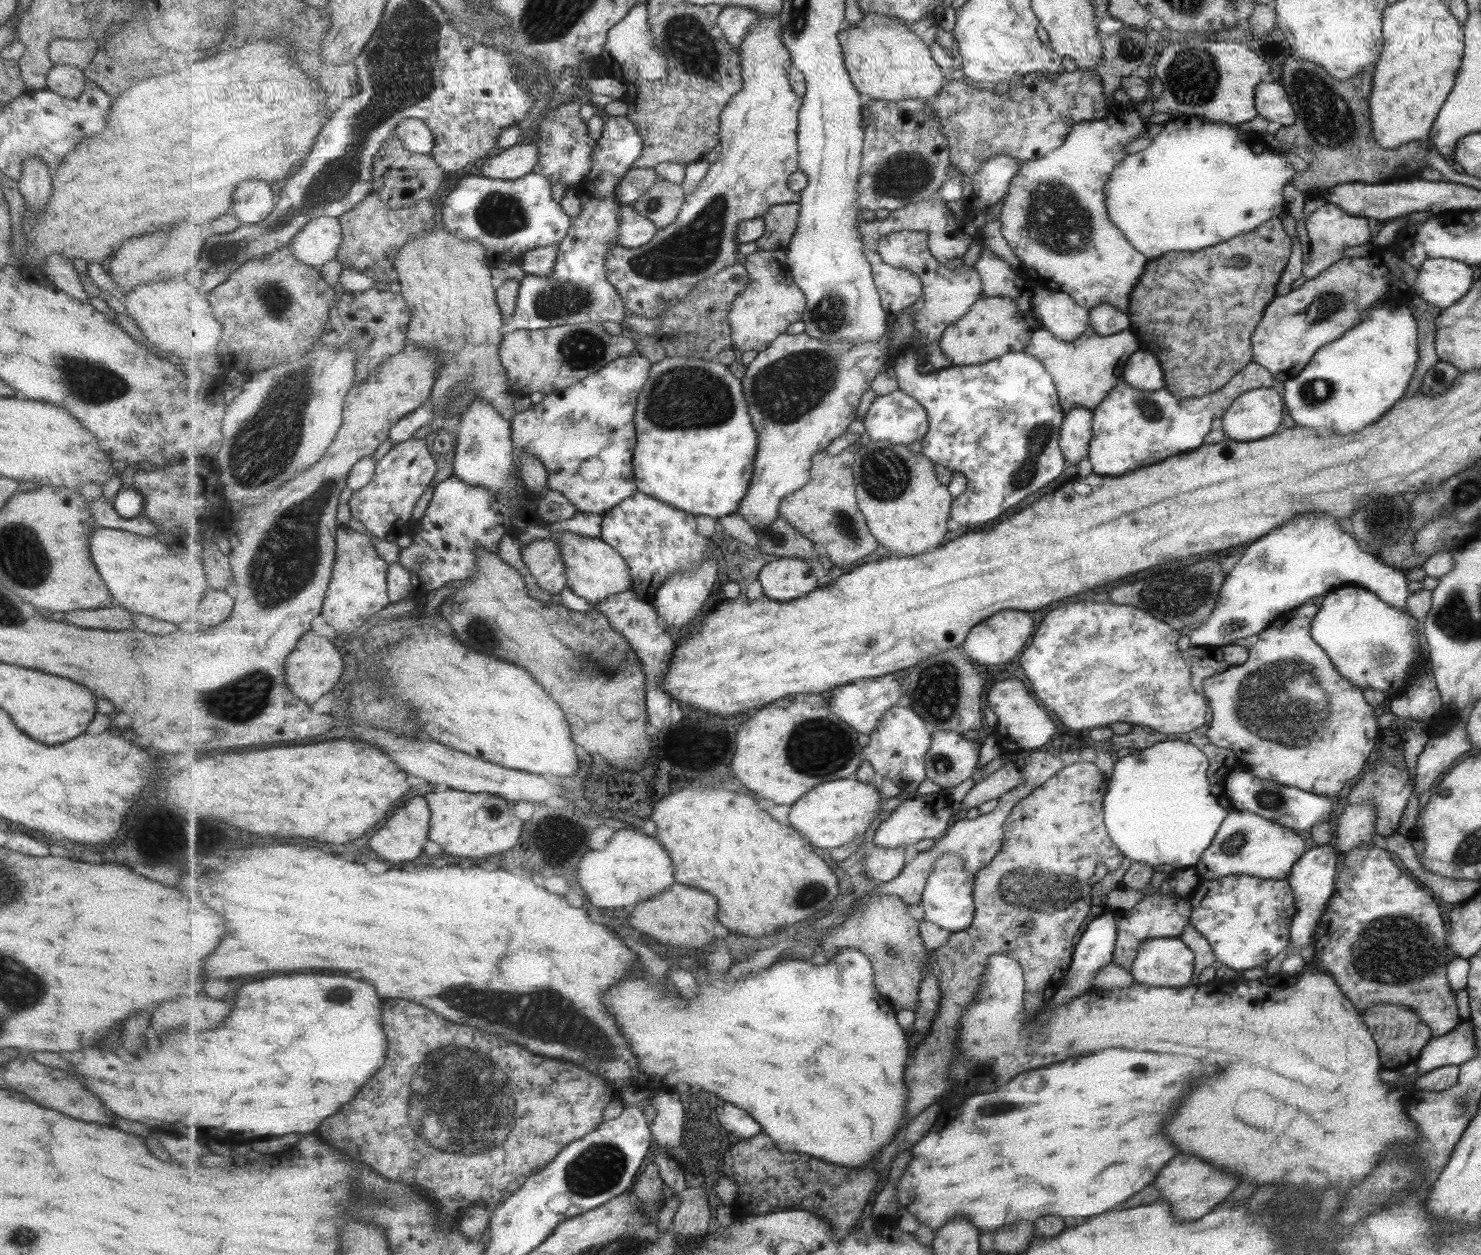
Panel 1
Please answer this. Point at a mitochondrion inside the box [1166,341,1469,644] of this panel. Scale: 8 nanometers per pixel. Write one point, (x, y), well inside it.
(1387, 518)

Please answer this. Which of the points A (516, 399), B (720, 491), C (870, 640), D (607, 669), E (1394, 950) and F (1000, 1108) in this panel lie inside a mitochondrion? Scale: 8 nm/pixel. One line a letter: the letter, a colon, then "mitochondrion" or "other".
A: other
B: other
C: mitochondrion
D: mitochondrion
E: mitochondrion
F: mitochondrion

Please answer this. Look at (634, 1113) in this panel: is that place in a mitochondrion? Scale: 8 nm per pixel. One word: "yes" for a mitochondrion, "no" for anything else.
no

